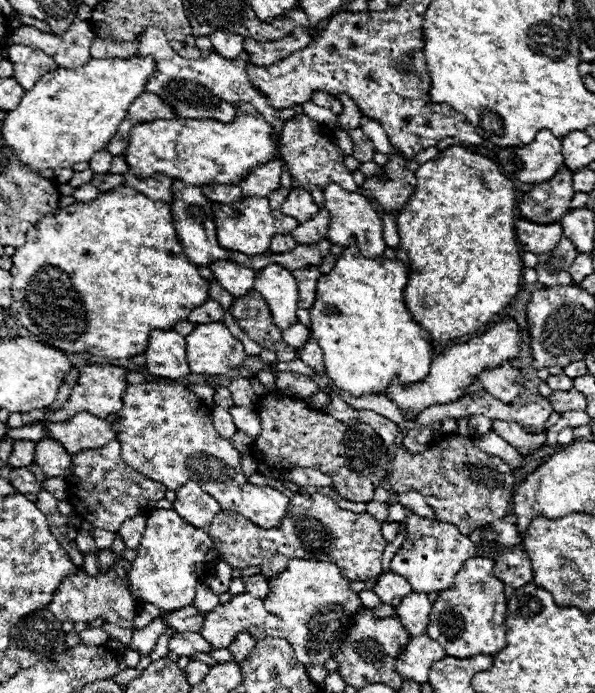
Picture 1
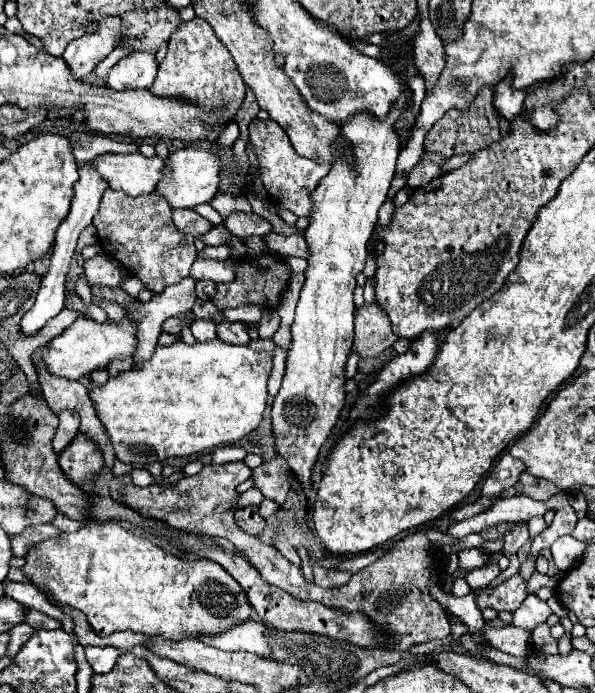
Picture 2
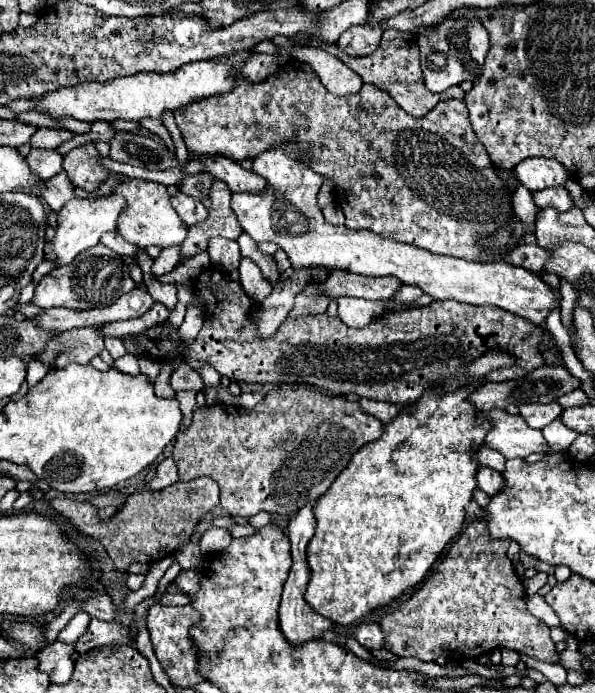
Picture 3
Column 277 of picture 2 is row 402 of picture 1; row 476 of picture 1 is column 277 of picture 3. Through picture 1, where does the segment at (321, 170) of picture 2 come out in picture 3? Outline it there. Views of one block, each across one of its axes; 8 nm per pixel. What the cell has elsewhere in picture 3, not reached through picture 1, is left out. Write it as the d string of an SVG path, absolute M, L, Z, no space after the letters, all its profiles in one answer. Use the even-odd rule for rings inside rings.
M286 144L284 148L274 146L272 150L260 154L254 158L252 170L260 174L262 178L268 178L268 194L232 194L232 210L236 212L244 232L252 236L254 242L274 242L278 244L288 260L292 262L292 268L308 268L308 266L322 266L322 268L342 268L354 274L364 276L396 276L404 284L412 284L422 288L426 294L430 294L434 300L458 300L464 304L478 304L478 306L498 306L510 314L522 316L524 320L530 320L532 324L542 326L546 322L546 316L550 310L560 302L560 296L544 284L544 280L524 268L512 266L506 260L498 262L468 262L454 256L438 256L424 248L396 242L392 238L382 238L374 234L372 230L350 230L346 226L334 226L328 224L322 216L322 208L318 206L317 194L322 184L322 176L312 172L306 164L302 164L298 158L304 154L298 146Z

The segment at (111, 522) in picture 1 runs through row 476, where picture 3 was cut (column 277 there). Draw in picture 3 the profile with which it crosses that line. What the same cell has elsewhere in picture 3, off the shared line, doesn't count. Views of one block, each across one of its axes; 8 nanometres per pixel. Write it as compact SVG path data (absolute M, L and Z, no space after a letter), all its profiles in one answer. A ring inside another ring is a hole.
M292 60L262 82L248 82L242 78L226 94L180 106L180 110L174 110L174 118L192 156L222 154L240 162L256 158L278 144L298 144L302 150L308 150L302 162L334 182L336 202L344 210L348 228L372 230L384 238L472 262L500 260L500 250L488 248L486 238L508 226L508 222L512 226L512 246L518 246L530 232L516 218L512 194L508 194L488 152L480 146L468 122L468 108L462 100L438 102L432 112L414 118L406 114L388 92L374 84L364 84L362 90L352 96L334 96L322 86L318 74L306 62Z

